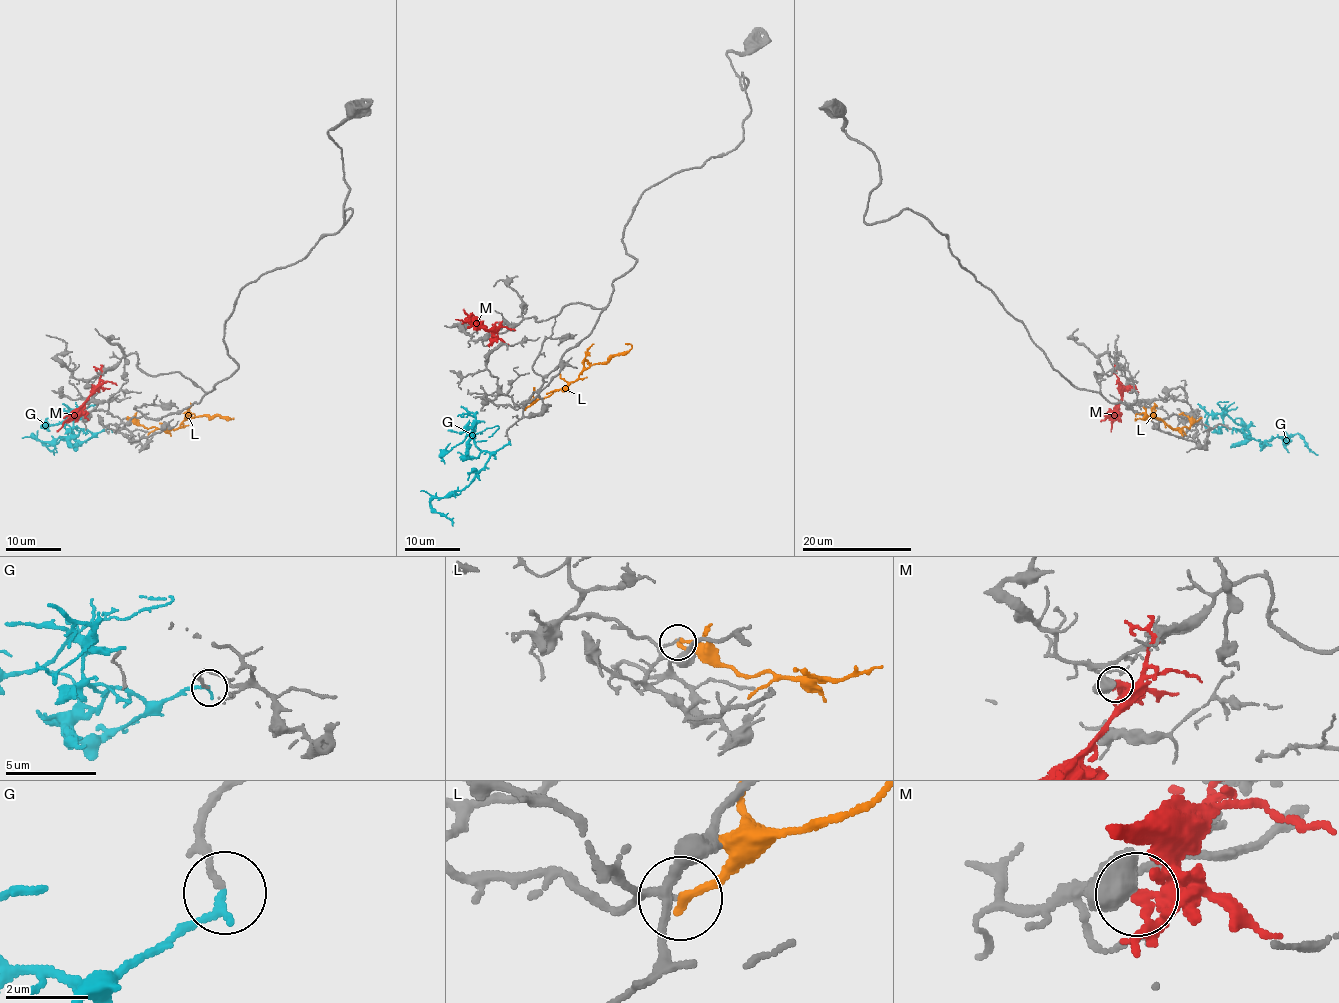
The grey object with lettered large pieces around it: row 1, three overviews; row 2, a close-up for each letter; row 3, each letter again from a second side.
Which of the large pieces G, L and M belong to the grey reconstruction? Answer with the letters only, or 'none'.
G

